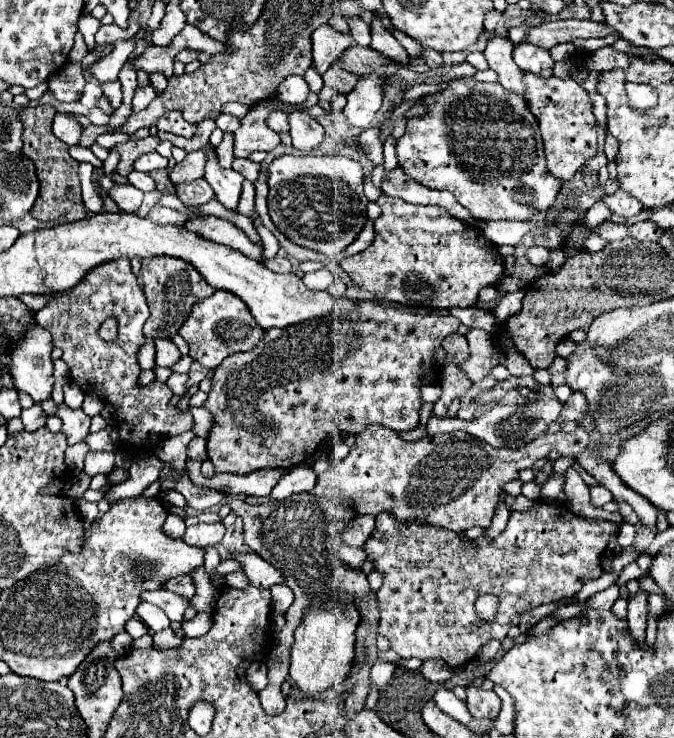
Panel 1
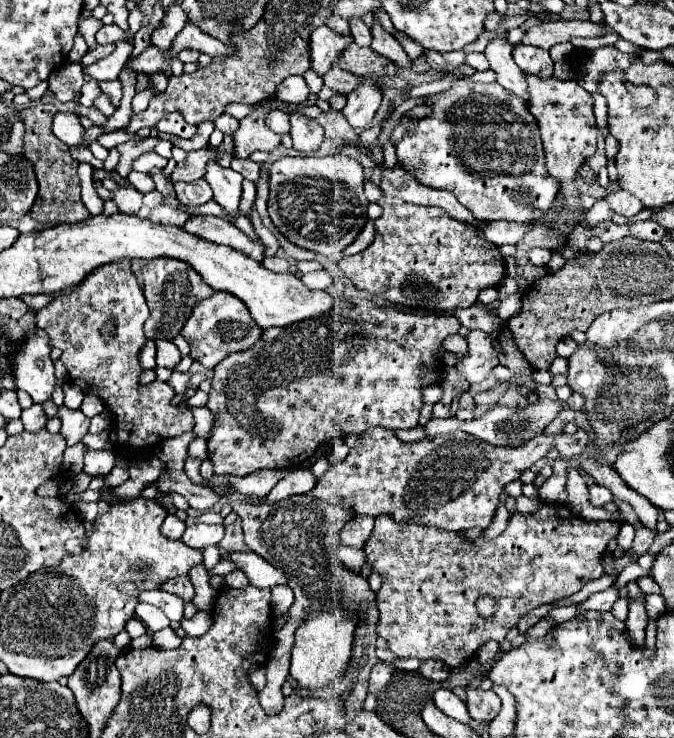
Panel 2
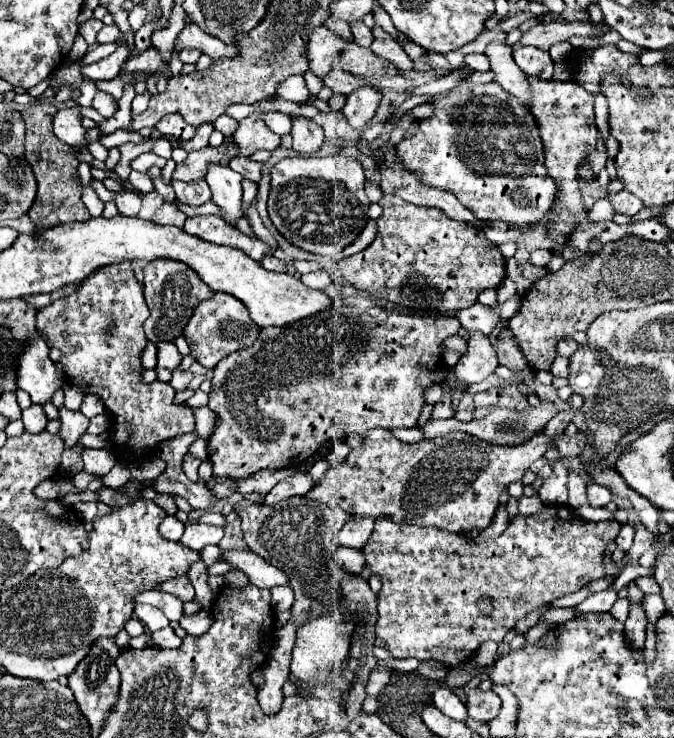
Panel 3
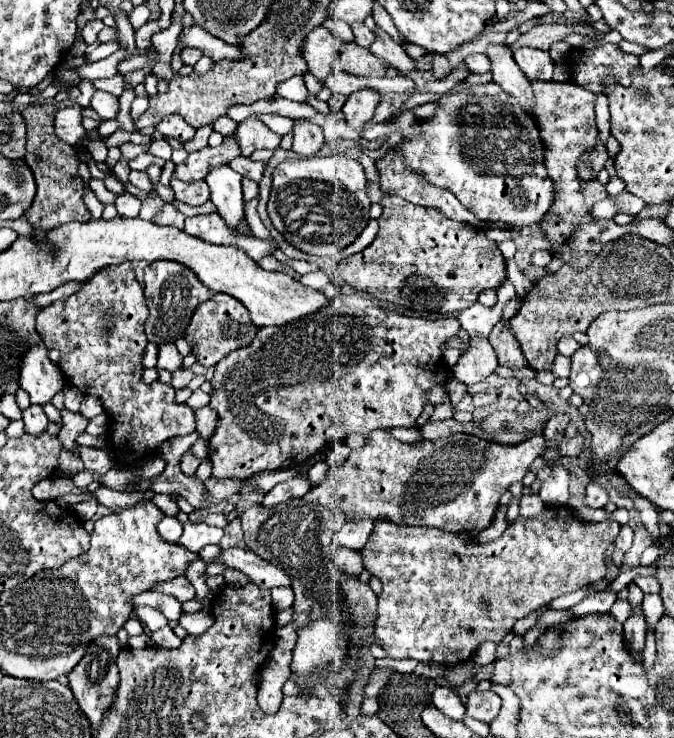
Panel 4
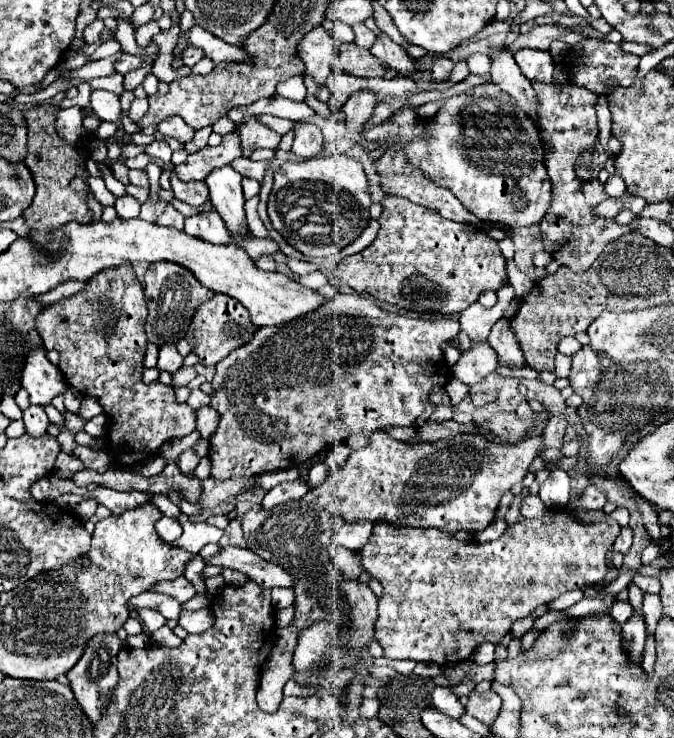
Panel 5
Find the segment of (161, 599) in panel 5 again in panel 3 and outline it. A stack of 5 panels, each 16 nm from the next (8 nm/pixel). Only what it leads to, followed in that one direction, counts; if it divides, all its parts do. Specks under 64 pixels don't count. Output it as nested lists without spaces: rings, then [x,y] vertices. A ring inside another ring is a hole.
[[[148,590],[148,592],[140,592],[140,596],[136,596],[136,604],[150,604],[156,606],[164,612],[164,616],[168,620],[180,620],[184,610],[182,610],[182,602],[172,596],[172,594],[164,594],[158,590]]]

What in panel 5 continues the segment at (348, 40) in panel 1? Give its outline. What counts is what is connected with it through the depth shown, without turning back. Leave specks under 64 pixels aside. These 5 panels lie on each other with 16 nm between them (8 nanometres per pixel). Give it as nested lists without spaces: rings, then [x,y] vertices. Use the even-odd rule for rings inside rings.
[[[316,26],[296,46],[296,56],[304,62],[304,76],[310,76],[318,88],[326,86],[338,44],[322,26]]]

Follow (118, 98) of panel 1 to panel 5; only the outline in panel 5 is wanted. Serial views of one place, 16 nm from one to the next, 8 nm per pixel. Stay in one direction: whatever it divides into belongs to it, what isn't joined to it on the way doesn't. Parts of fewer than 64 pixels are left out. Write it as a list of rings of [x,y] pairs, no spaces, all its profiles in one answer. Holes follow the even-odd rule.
[[[118,72],[104,76],[104,78],[92,78],[92,80],[88,80],[88,84],[92,88],[102,88],[102,90],[110,90],[114,94],[122,94],[122,74],[118,74]]]

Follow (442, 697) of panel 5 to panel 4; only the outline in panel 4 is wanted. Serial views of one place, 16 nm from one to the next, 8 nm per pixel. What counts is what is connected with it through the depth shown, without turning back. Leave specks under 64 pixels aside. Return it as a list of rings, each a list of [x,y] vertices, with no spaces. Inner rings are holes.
[[[436,688],[432,692],[432,704],[446,716],[454,718],[454,720],[462,720],[466,714],[464,704],[460,702],[460,698],[454,694],[452,688]]]

